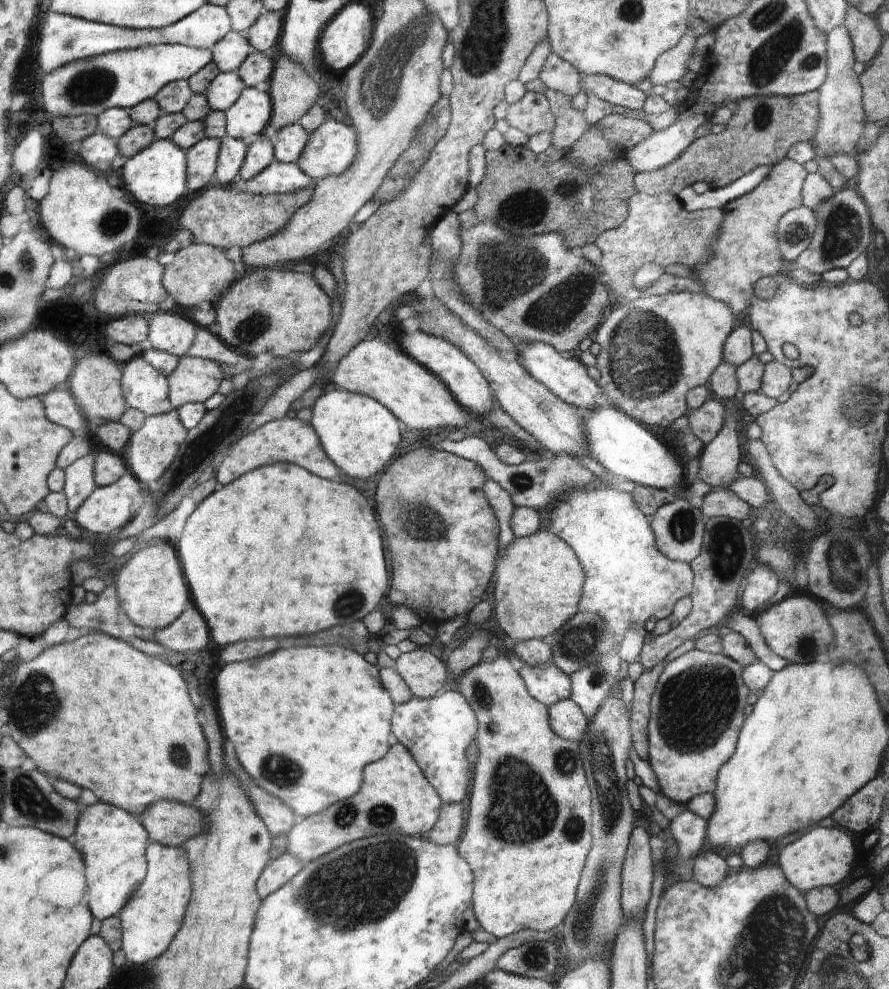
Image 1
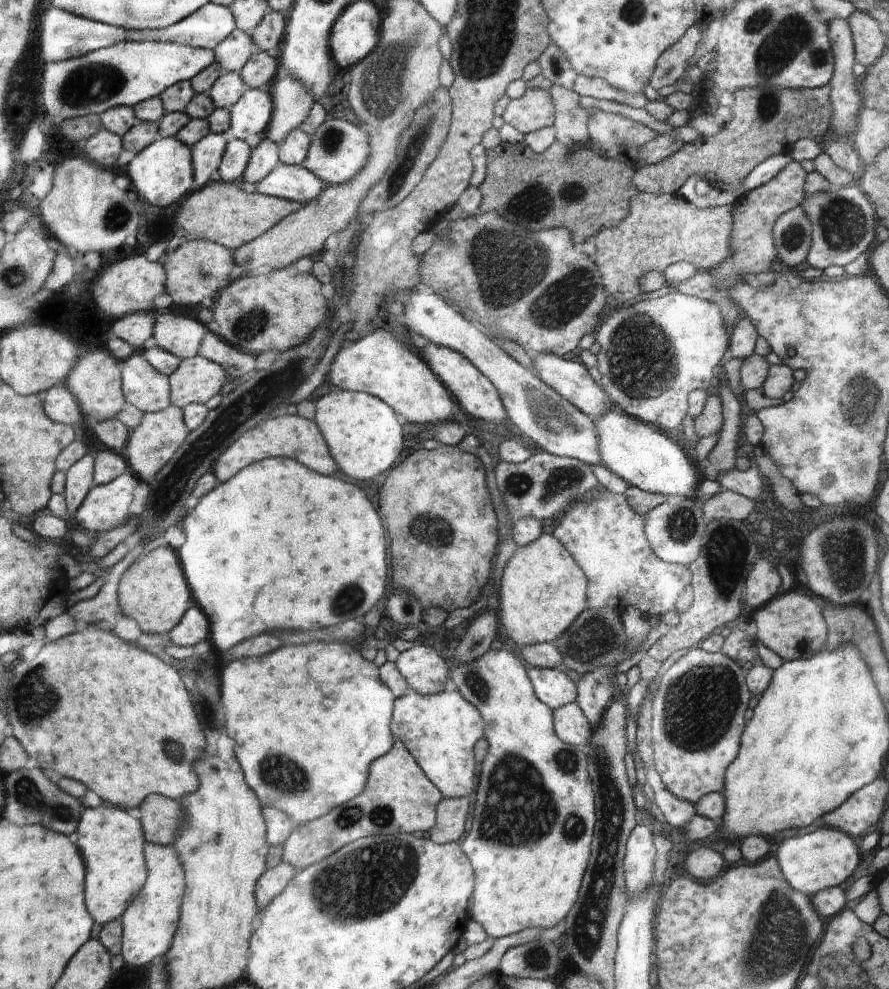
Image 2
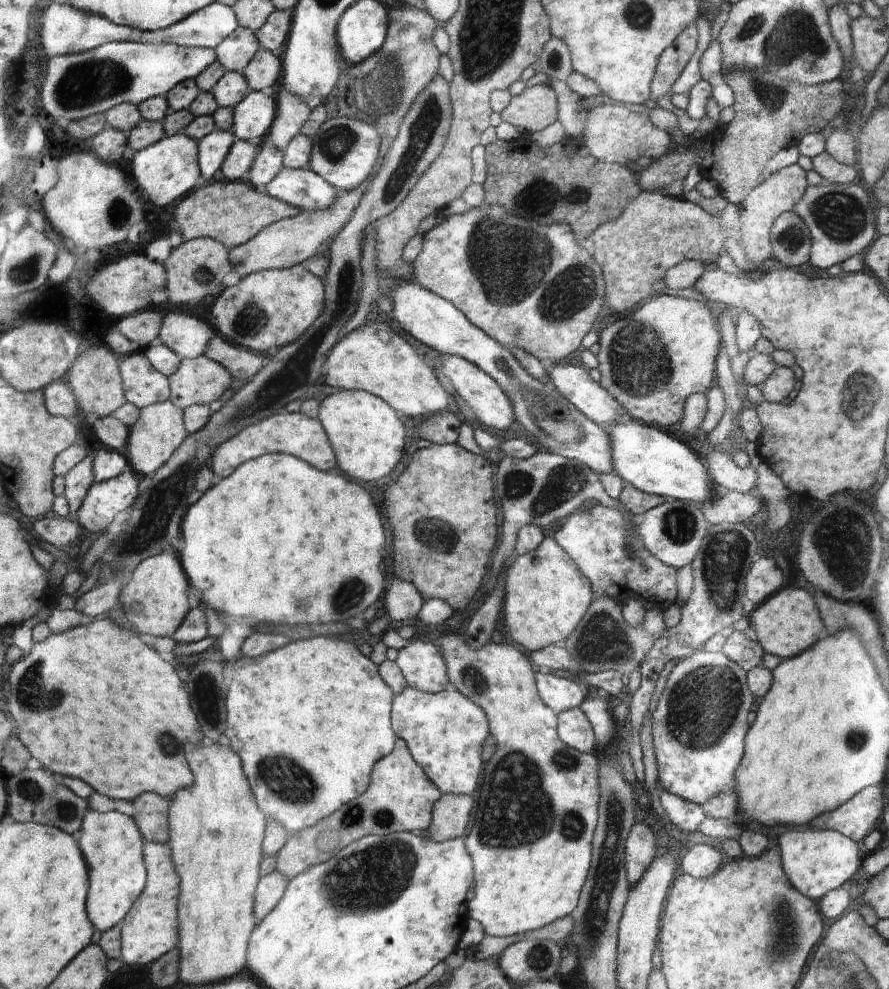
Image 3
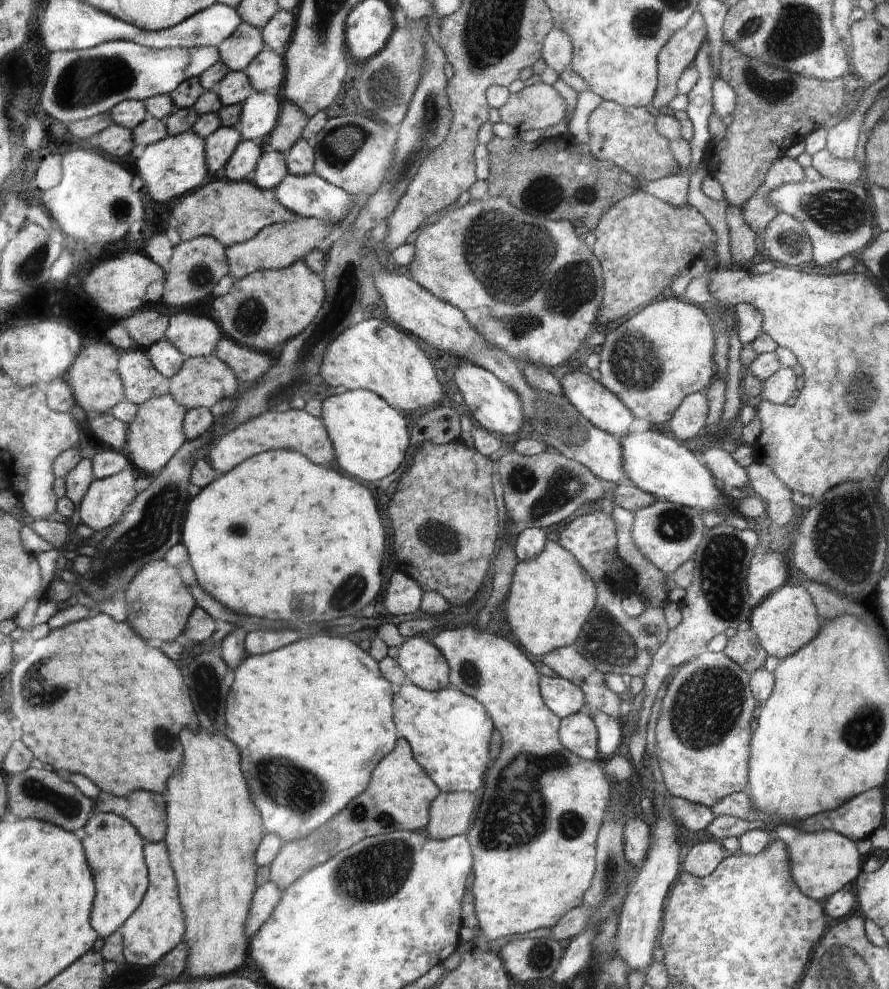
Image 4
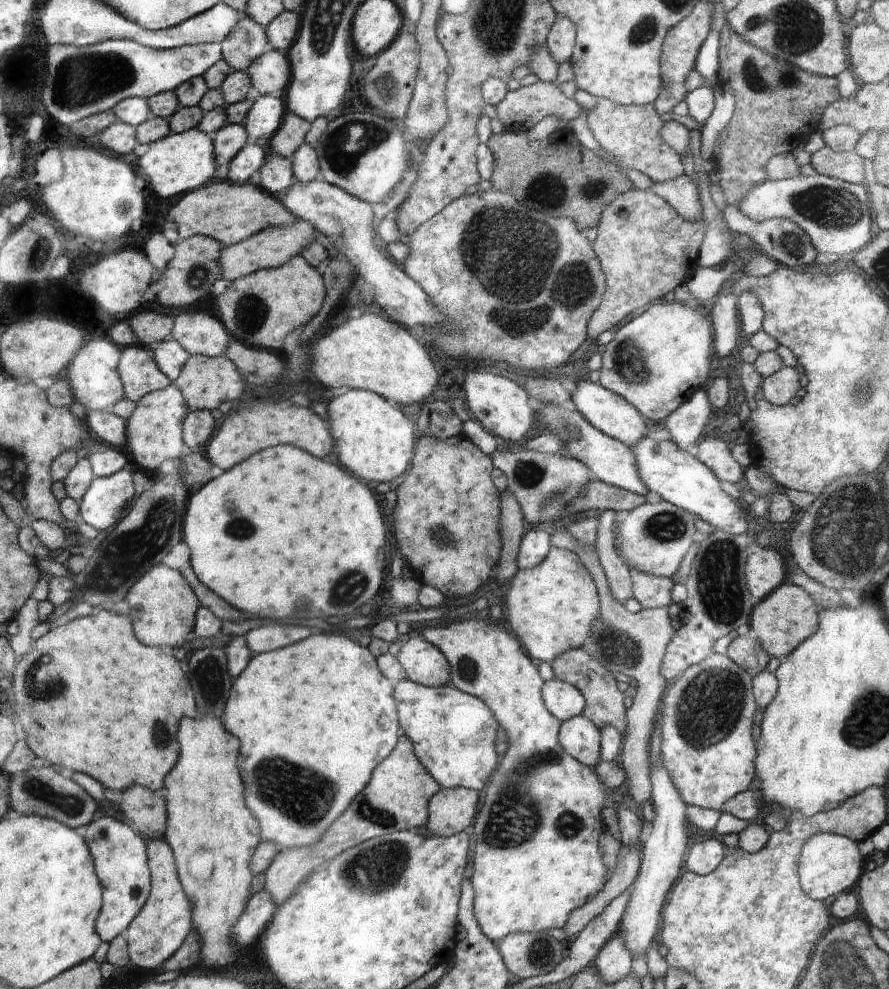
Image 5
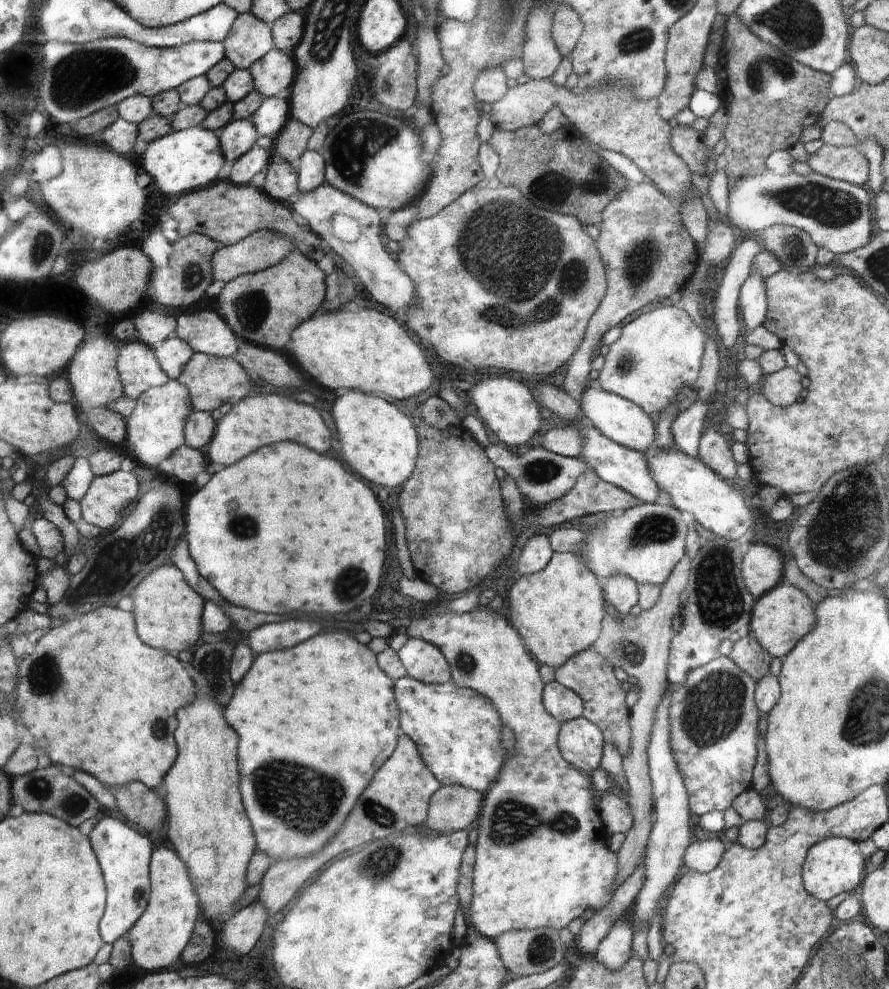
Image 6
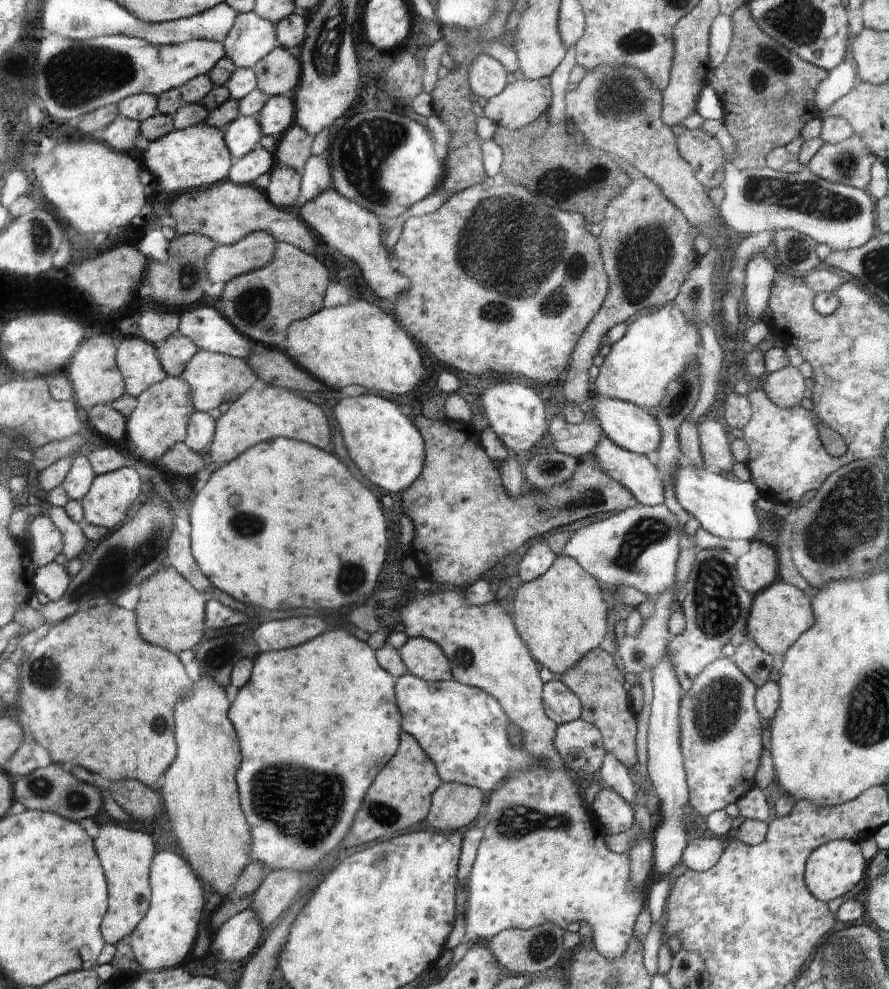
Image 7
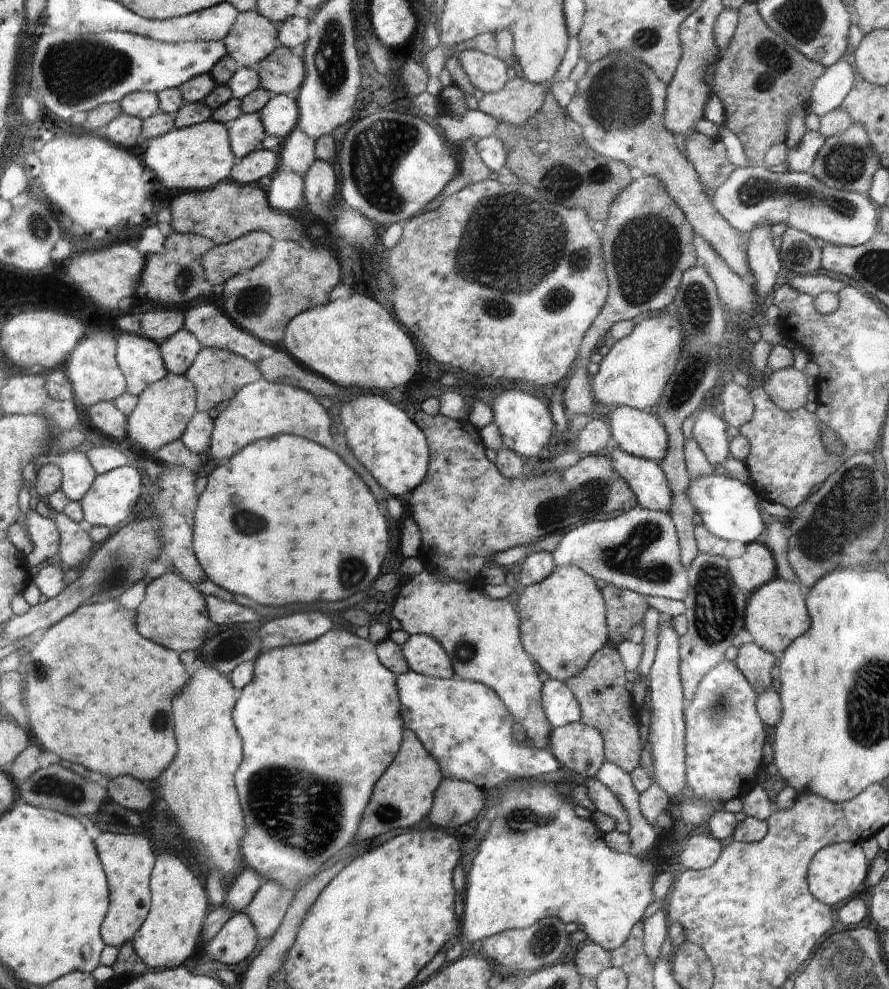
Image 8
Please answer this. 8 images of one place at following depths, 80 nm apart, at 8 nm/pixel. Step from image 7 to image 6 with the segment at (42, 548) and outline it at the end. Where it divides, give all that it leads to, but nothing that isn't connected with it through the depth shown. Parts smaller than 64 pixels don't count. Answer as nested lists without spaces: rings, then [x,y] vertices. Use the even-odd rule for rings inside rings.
[[[38,517],[33,522],[34,532],[44,557],[60,560],[66,554],[66,542],[64,533],[56,523],[46,517]]]

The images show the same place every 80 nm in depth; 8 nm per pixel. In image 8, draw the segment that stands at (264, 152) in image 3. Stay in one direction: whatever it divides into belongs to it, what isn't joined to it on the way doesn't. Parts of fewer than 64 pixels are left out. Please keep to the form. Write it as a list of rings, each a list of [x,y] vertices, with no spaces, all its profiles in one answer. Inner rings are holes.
[[[282,168],[273,175],[267,189],[271,206],[277,211],[292,214],[294,210],[306,204],[304,176],[286,168]]]

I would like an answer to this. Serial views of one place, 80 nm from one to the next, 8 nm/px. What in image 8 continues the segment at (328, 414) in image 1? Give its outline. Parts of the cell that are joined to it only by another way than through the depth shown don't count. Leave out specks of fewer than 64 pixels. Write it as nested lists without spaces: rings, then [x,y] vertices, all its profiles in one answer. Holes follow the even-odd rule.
[[[358,396],[356,402],[346,402],[339,411],[341,424],[346,430],[346,438],[348,444],[354,452],[354,456],[360,460],[360,464],[376,478],[376,482],[390,494],[394,496],[402,496],[402,494],[410,494],[408,490],[414,488],[422,478],[424,472],[428,468],[428,460],[430,460],[429,446],[424,433],[400,408],[396,408],[394,404],[390,404],[388,400],[380,398],[380,396]]]

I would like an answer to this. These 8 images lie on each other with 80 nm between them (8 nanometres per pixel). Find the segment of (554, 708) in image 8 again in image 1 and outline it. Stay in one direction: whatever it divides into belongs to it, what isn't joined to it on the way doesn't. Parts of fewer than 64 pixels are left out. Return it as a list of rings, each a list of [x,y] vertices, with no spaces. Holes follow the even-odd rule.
[[[554,663],[543,666],[520,664],[519,675],[523,678],[532,698],[551,707],[555,702],[571,696],[571,677]]]

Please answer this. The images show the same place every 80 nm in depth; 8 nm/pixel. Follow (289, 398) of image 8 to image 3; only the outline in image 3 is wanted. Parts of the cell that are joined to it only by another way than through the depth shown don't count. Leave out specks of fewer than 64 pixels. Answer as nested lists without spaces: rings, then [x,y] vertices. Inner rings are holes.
[[[286,413],[270,415],[268,418],[259,420],[246,428],[243,428],[233,439],[222,443],[210,458],[211,469],[221,479],[230,477],[240,465],[262,454],[270,452],[286,452],[296,458],[304,458],[310,466],[316,466],[320,470],[332,470],[336,466],[336,459],[332,452],[331,442],[328,442],[327,432],[318,420],[298,413]]]

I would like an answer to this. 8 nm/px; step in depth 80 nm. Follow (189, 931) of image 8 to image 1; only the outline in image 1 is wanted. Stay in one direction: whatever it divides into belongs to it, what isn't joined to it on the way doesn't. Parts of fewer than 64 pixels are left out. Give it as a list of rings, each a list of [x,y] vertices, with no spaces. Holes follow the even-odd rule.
[[[152,841],[148,845],[148,874],[121,908],[121,949],[127,960],[144,964],[156,960],[169,946],[183,921],[191,899],[189,860],[184,847],[166,846]]]

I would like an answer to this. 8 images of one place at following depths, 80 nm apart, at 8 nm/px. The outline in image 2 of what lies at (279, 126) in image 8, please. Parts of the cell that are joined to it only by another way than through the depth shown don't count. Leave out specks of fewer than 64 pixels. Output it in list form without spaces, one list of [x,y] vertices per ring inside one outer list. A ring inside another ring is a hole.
[[[248,89],[229,110],[229,136],[258,140],[264,135],[273,115],[273,102],[268,90]]]

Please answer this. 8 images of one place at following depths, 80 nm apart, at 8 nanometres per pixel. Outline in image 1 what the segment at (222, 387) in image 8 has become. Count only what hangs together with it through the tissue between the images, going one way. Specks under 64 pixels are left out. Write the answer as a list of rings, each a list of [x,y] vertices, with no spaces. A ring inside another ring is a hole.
[[[184,355],[180,358],[178,368],[176,368],[175,372],[166,377],[168,388],[170,388],[168,398],[170,398],[173,408],[178,410],[182,405],[204,403],[204,400],[208,400],[218,390],[218,386],[220,386],[222,370],[211,360]]]

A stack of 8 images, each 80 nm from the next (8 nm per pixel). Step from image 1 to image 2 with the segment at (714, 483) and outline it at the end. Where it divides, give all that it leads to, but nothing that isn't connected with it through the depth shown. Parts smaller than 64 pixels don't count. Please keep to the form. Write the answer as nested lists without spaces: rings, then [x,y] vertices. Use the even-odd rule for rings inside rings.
[[[724,355],[720,364],[714,371],[714,376],[721,378],[721,382],[718,383],[718,389],[716,394],[723,401],[723,419],[725,424],[723,428],[719,430],[718,441],[712,448],[707,456],[709,460],[709,467],[705,468],[705,476],[708,479],[714,479],[719,473],[730,472],[735,469],[736,464],[736,449],[737,440],[740,438],[740,432],[742,431],[742,420],[740,419],[740,402],[736,394],[734,394],[725,384],[723,378],[723,364],[729,361],[730,356]]]

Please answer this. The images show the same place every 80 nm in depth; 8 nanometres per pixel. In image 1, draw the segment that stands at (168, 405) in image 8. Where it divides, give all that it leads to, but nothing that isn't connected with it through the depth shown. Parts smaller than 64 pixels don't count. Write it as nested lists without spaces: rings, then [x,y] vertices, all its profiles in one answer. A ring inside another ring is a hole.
[[[172,409],[168,413],[145,417],[144,424],[140,430],[132,433],[123,453],[128,463],[129,472],[136,475],[136,478],[148,485],[149,482],[156,482],[163,476],[164,472],[173,464],[188,432],[187,427],[180,422],[179,411]]]

